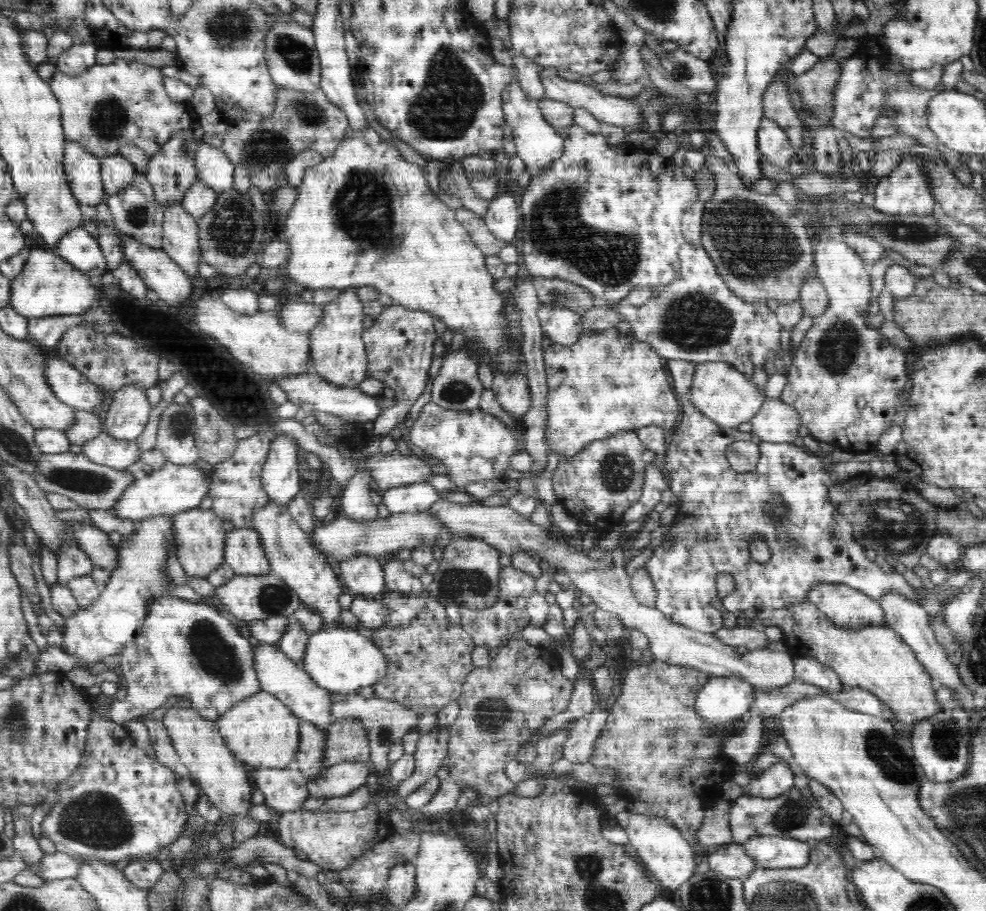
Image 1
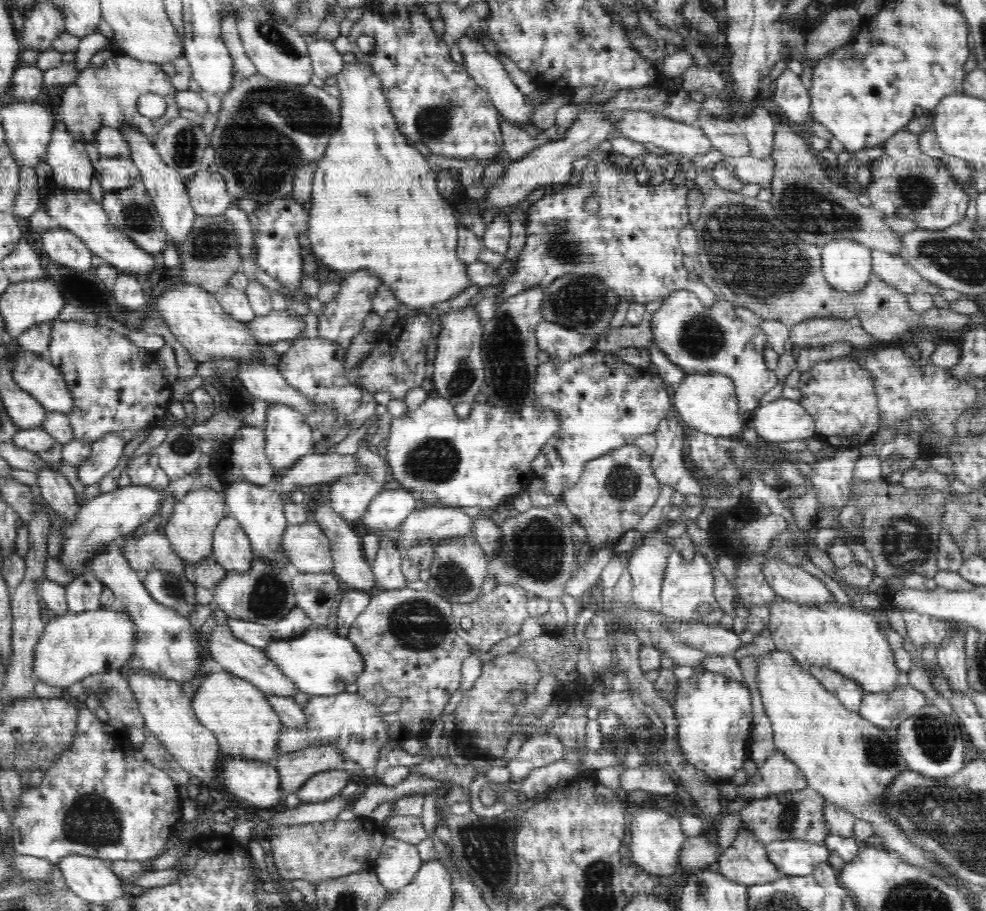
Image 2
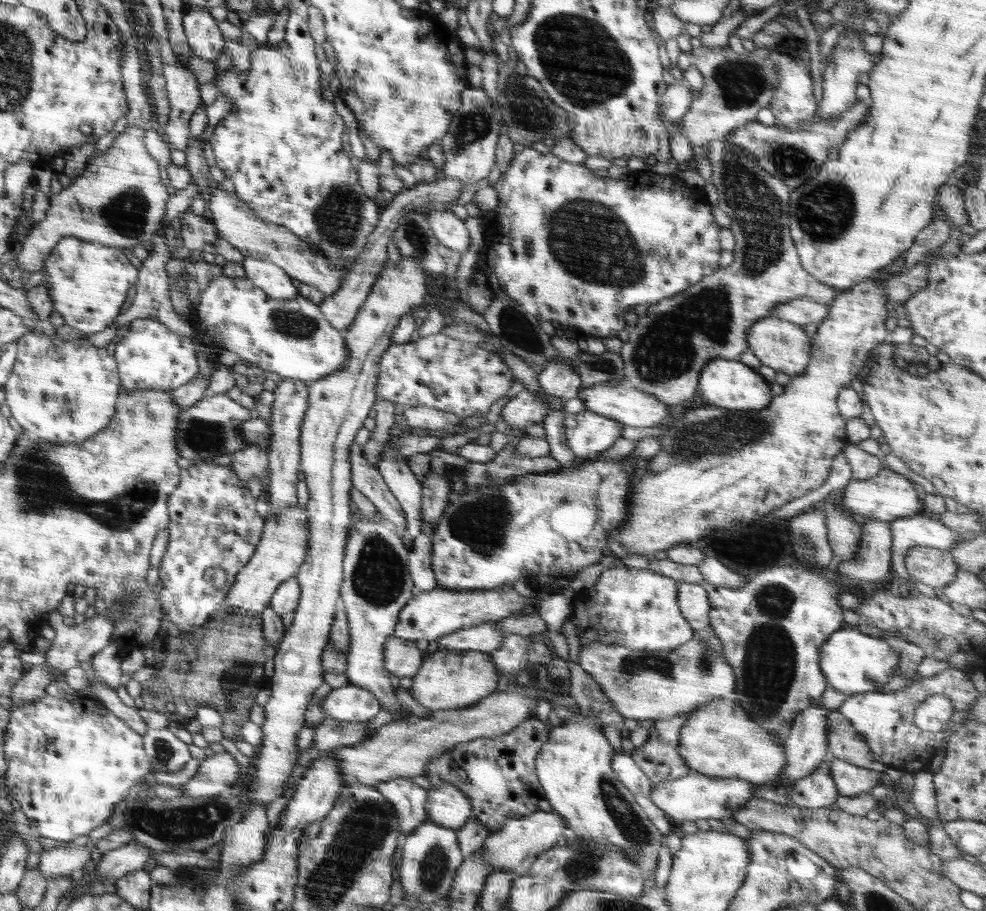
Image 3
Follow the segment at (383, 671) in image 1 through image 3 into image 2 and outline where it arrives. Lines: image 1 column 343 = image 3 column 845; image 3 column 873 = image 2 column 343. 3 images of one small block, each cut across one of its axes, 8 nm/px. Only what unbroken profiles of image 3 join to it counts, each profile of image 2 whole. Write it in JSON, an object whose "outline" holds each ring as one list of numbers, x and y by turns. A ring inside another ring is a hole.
{"outline":[[313,625,302,634,290,639,273,639,264,649,266,657,282,670,298,689,313,697,333,696,346,691,365,670,365,659,348,637,340,636,334,630]]}

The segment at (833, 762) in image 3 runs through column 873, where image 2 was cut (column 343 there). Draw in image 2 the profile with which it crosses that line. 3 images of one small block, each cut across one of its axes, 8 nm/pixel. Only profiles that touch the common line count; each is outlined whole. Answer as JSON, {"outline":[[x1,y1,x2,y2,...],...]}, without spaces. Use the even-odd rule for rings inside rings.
{"outline":[[328,770,310,776,305,784,297,791,302,803,318,803,329,800,349,784,350,780,357,778,351,773,341,770]]}

